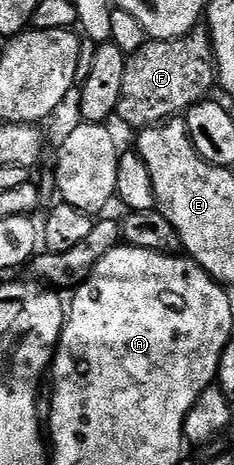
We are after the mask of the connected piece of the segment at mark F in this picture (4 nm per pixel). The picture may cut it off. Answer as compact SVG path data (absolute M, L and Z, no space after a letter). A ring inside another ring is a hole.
M197 26L185 36L173 40L149 39L145 44L126 59L126 74L122 74L122 98L118 98L116 116L133 130L152 128L187 113L189 108L199 104L209 95L208 92L217 83L218 77L212 58L212 38L204 26Z

